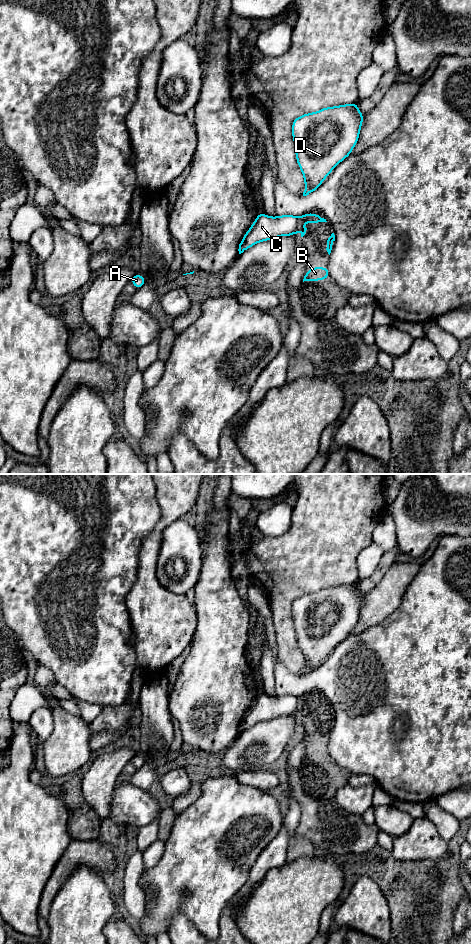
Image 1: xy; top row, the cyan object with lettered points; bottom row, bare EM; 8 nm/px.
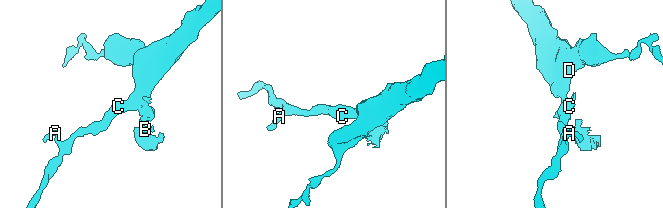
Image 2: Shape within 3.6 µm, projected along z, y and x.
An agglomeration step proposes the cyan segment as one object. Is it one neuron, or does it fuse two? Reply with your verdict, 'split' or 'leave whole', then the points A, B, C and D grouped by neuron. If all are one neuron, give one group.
split | A C D / B

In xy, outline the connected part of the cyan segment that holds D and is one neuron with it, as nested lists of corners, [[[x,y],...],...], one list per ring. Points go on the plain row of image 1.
[[[357,582],[306,593],[293,600],[292,617],[307,676],[318,669],[358,622],[364,595]]]

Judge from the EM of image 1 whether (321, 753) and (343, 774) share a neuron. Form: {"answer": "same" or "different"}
{"answer": "same"}

